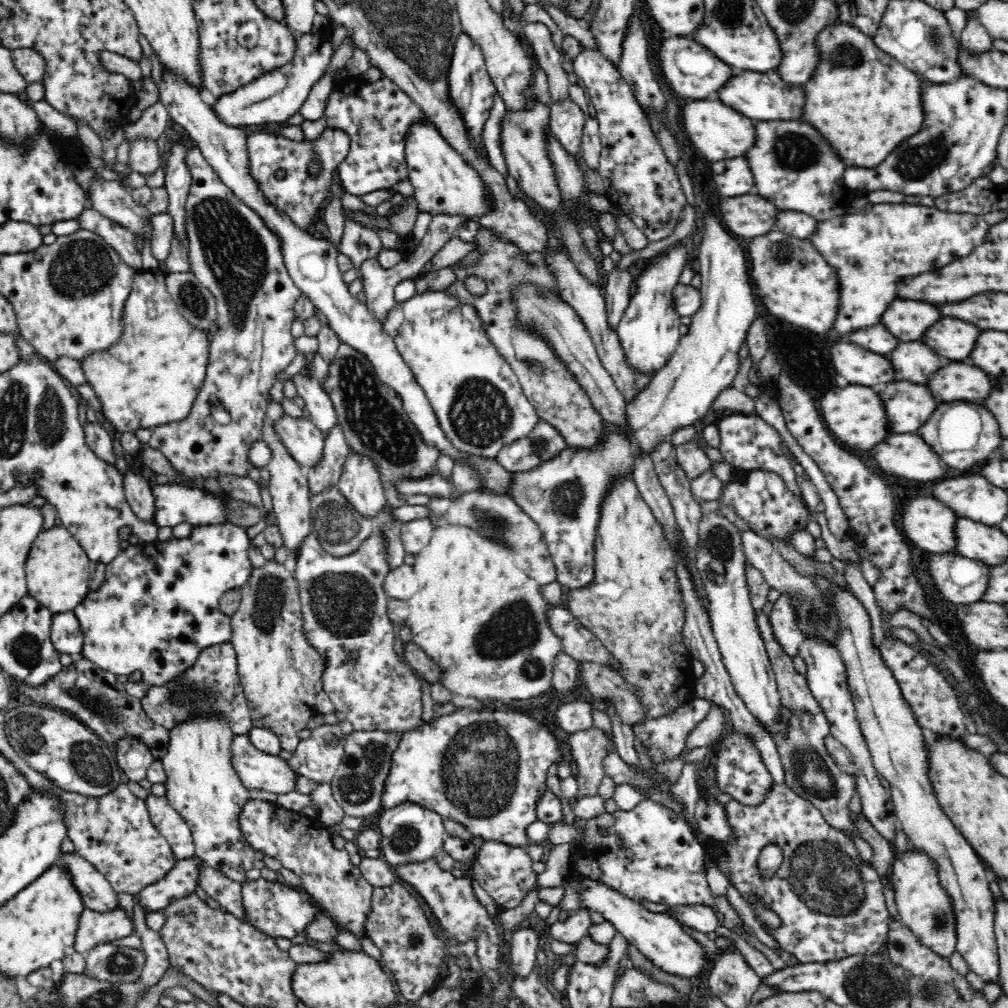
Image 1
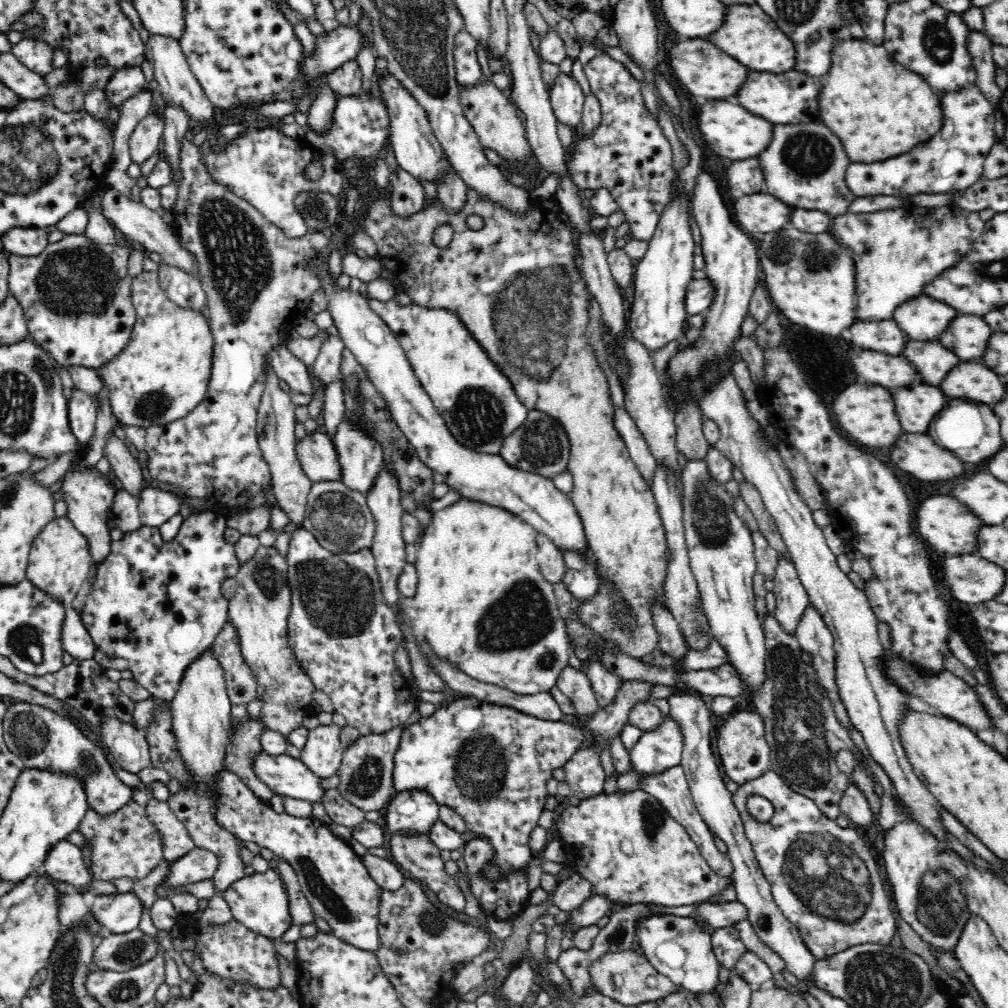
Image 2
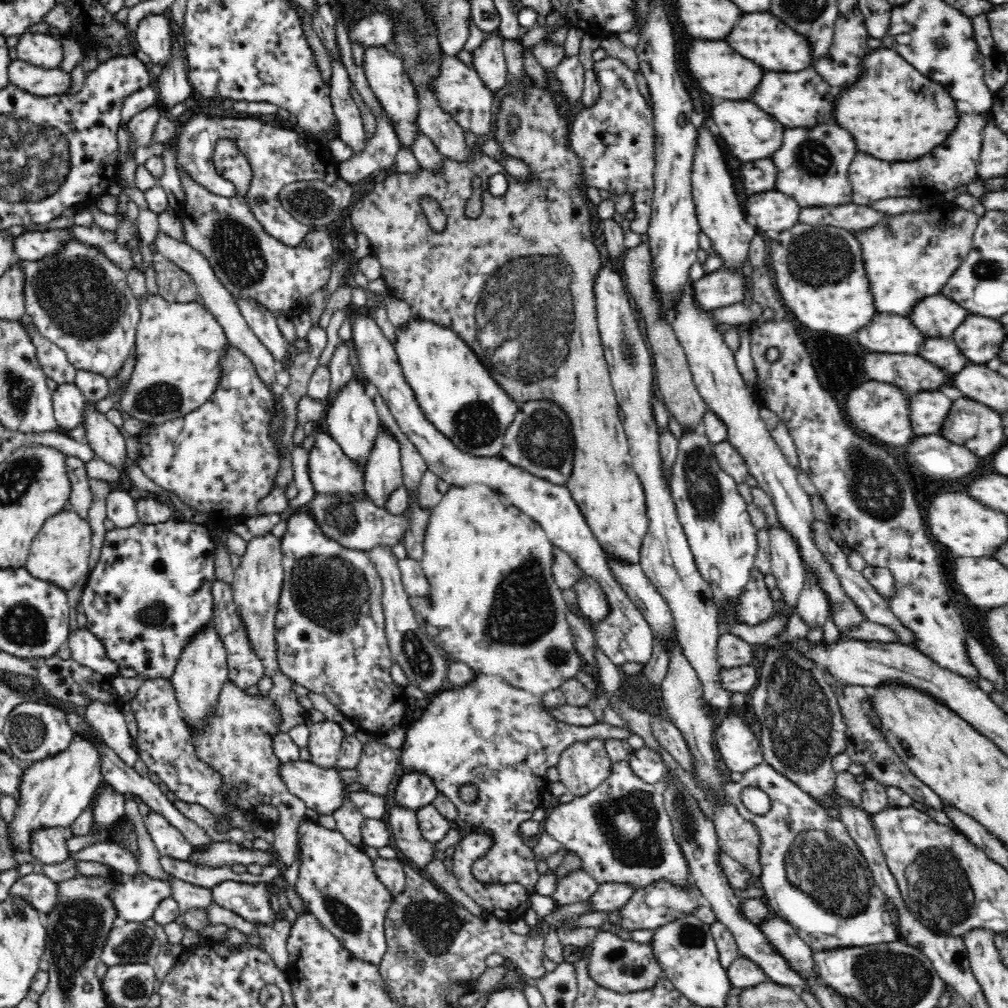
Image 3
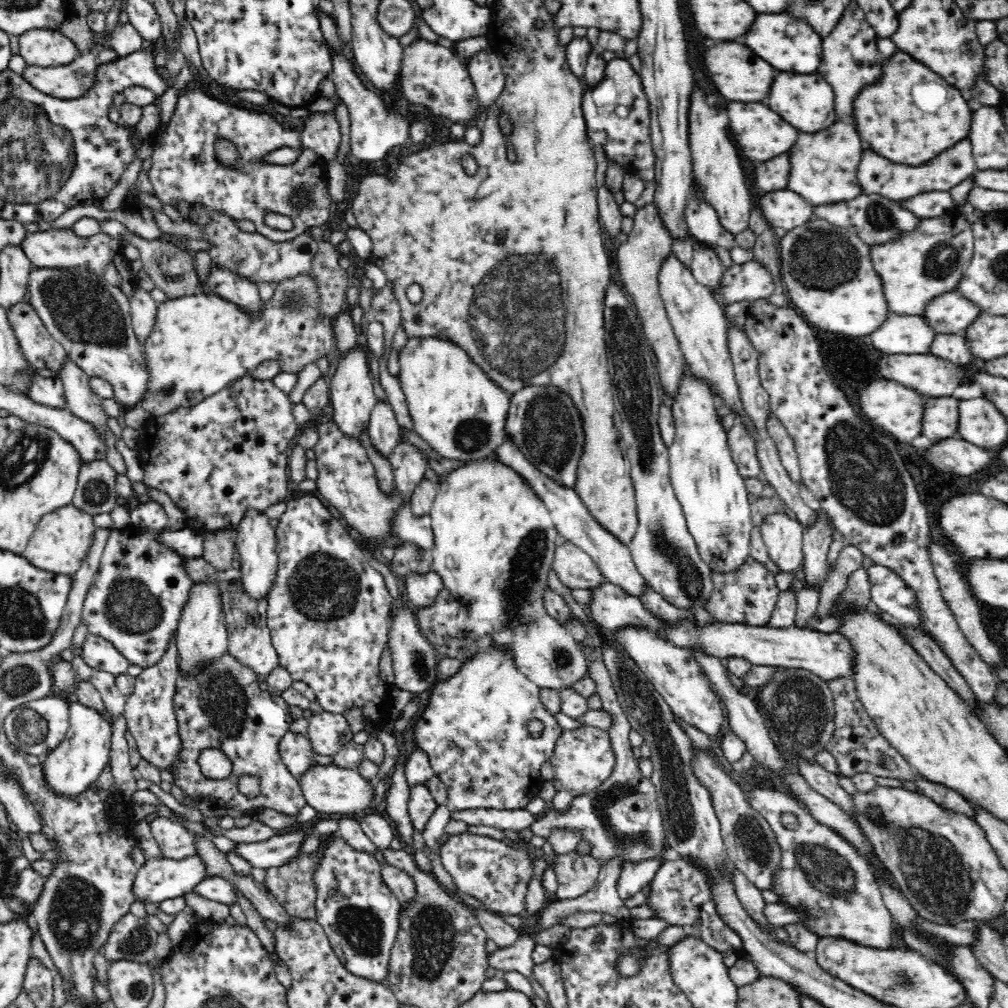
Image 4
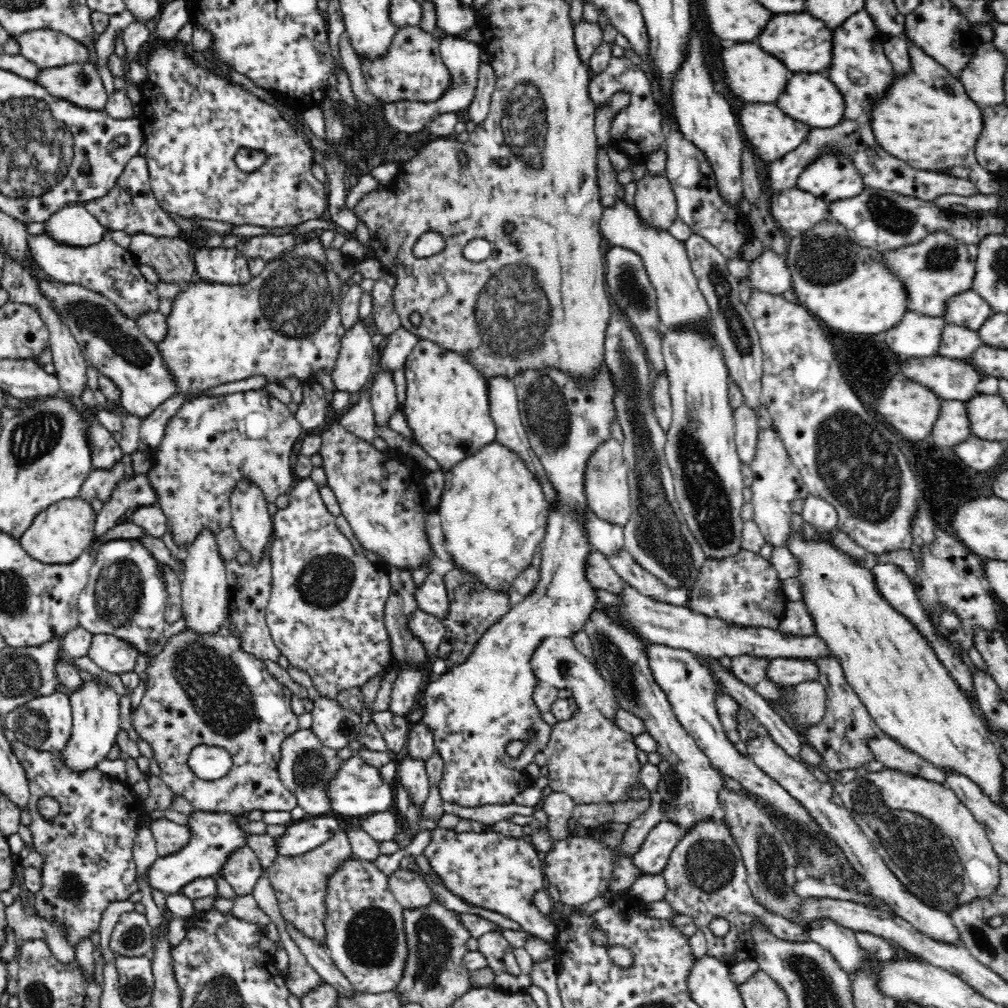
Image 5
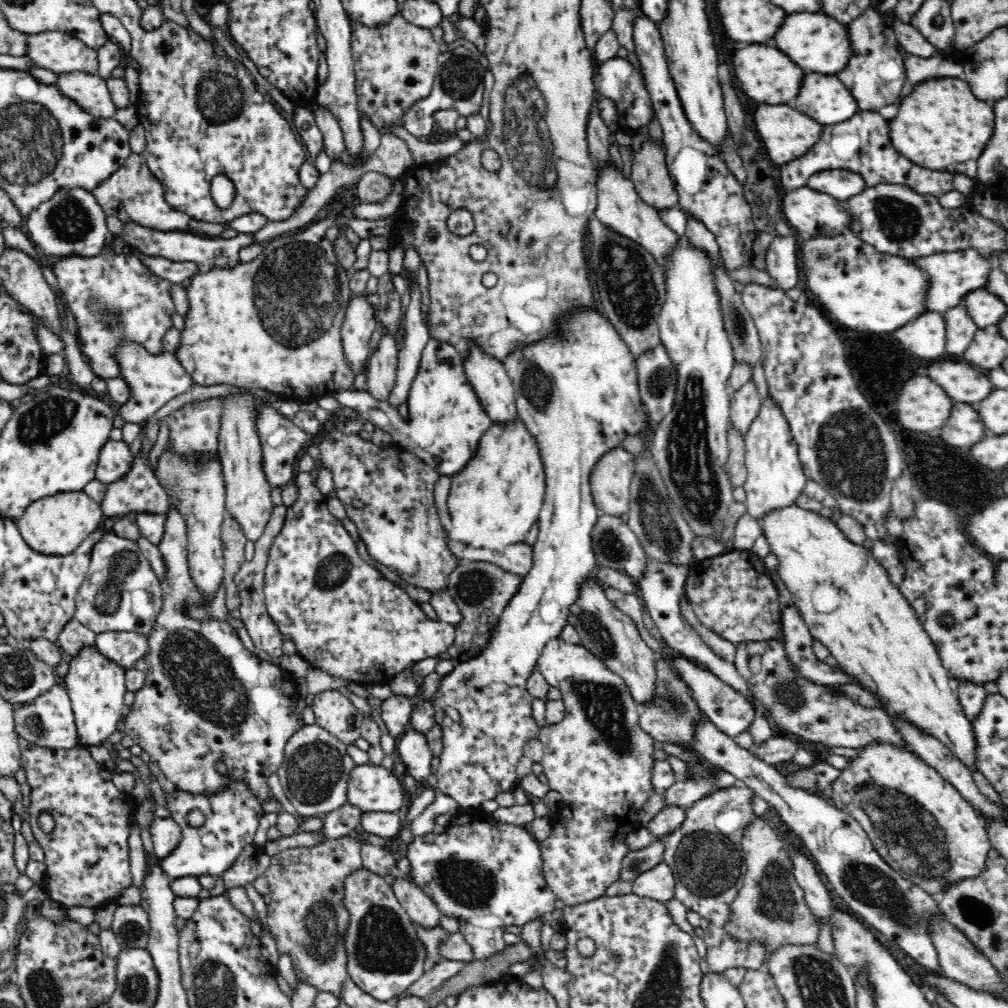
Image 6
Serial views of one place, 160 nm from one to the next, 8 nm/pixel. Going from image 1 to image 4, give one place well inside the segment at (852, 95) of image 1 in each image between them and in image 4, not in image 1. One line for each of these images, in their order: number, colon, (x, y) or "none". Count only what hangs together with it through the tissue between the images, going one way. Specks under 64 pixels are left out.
2: (881, 109)
3: (897, 113)
4: (913, 134)

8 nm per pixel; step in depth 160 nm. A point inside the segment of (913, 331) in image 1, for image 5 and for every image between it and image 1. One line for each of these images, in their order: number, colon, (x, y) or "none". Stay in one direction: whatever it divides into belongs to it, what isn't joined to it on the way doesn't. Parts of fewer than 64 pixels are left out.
2: (923, 319)
3: (939, 316)
4: (950, 313)
5: (969, 309)

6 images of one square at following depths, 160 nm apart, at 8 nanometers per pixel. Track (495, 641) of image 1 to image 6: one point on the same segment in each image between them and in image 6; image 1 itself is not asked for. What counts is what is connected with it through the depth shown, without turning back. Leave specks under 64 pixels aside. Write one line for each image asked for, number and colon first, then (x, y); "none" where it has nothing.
2: (486, 608)
3: (489, 564)
4: (495, 540)
5: (493, 511)
6: (600, 761)

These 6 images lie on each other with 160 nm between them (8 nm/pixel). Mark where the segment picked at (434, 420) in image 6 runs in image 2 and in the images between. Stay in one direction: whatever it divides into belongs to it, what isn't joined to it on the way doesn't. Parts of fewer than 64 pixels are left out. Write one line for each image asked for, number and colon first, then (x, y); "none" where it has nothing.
2: (478, 403)
3: (455, 394)
4: (461, 413)
5: (447, 411)

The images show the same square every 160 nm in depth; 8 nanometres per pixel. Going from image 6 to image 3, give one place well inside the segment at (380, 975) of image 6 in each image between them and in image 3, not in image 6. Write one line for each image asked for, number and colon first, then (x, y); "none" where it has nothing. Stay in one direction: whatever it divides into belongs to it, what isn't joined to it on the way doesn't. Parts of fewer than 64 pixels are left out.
3: (337, 880)
4: (360, 915)
5: (365, 936)

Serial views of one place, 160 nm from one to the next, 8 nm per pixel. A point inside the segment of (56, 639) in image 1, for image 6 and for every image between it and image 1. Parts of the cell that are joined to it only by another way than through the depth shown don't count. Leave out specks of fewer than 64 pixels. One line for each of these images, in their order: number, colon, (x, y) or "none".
2: (75, 639)
3: (86, 648)
4: (98, 652)
5: (111, 653)
6: (125, 647)

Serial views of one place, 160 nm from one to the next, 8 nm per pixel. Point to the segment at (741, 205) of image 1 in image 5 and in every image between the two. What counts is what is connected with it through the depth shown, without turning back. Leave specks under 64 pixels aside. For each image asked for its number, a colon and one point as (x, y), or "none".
2: (759, 214)
3: (772, 210)
4: (785, 209)
5: (794, 209)

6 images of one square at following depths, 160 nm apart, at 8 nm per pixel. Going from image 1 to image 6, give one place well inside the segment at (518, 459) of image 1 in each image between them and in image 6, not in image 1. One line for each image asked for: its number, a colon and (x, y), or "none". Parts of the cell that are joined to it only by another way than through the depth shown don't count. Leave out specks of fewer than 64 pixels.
2: (541, 446)
3: (540, 439)
4: (545, 423)
5: (478, 707)
6: (577, 389)

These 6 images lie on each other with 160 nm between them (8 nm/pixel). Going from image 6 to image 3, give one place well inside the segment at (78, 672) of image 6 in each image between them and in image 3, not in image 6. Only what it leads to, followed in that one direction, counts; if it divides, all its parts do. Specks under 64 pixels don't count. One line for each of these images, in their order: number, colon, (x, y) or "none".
3: (55, 791)
4: (79, 760)
5: (95, 705)

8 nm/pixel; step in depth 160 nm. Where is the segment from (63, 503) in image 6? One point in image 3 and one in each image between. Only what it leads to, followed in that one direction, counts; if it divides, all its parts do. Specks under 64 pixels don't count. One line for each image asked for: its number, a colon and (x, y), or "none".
3: (59, 553)
4: (62, 538)
5: (57, 534)

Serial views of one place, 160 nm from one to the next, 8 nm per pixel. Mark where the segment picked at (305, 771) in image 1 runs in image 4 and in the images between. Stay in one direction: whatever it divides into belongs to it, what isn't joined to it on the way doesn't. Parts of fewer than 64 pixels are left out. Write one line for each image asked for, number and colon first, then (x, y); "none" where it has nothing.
2: (323, 754)
3: (325, 742)
4: (329, 732)

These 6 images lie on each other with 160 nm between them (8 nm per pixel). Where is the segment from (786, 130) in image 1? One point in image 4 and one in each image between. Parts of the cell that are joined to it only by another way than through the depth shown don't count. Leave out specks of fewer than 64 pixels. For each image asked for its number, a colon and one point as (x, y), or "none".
2: (805, 167)
3: (813, 166)
4: (825, 168)

